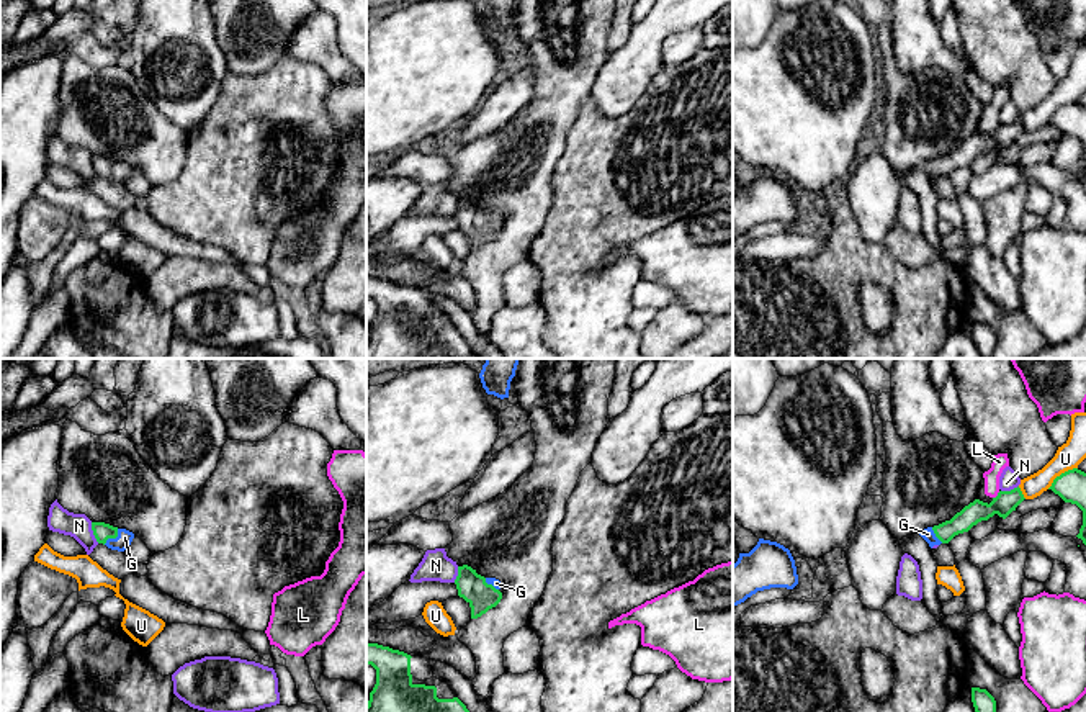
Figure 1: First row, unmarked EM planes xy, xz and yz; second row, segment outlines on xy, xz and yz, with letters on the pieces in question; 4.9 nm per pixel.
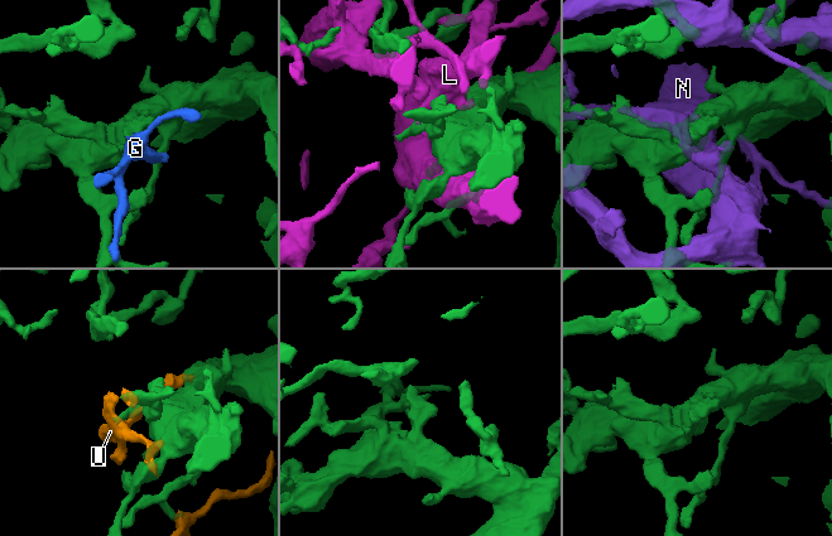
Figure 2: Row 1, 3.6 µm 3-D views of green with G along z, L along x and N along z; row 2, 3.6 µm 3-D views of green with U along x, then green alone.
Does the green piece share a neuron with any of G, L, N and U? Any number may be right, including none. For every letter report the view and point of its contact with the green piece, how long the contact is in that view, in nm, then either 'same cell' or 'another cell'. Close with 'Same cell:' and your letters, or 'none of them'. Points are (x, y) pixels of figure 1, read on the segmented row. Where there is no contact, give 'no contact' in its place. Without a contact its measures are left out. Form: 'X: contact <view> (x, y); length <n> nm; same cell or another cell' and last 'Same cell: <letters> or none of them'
G: contact xy (113, 537); length 110 nm; same cell
L: contact yz (998, 495); length 50 nm; another cell
N: contact xy (94, 532); length 110 nm; another cell
U: contact yz (1062, 473); length 190 nm; another cell
Same cell: G

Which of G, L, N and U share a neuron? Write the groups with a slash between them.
G / L / N / U

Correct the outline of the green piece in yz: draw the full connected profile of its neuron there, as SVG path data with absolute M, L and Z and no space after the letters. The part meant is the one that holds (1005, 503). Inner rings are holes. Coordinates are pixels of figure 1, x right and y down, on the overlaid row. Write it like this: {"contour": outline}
{"contour": "M1019 486L1011 491L999 491L990 504L975 499L950 520L927 527L921 530L919 535L929 543L931 548L934 545L949 543L955 535L968 532L973 525L981 520L988 520L994 514L1006 519L1024 499L1025 498Z"}

